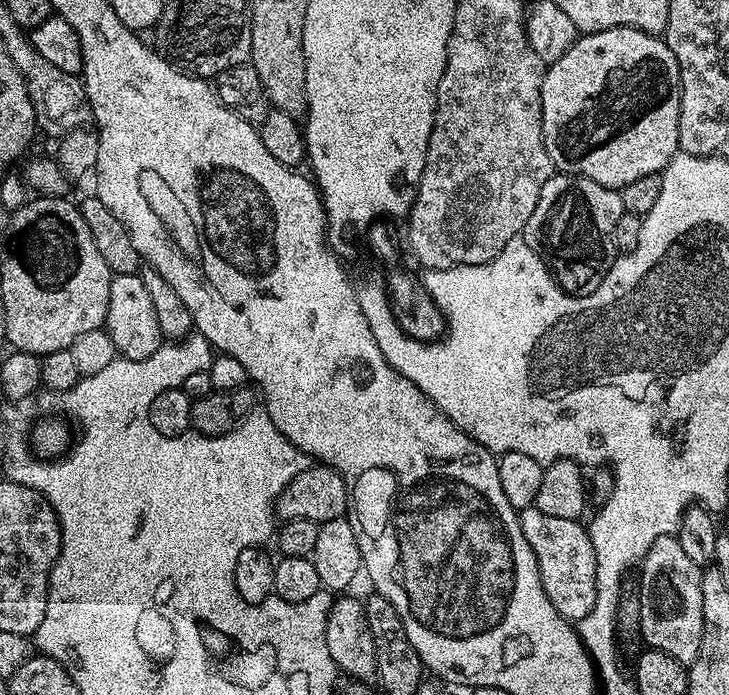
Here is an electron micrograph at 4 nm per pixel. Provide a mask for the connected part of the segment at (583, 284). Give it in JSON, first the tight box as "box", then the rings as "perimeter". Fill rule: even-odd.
{"box":[522,174,624,296],"perimeter":[[[553,174],[542,186],[542,194],[538,198],[538,206],[534,206],[534,214],[524,227],[522,238],[535,252],[539,252],[549,272],[553,273],[557,284],[572,296],[588,296],[600,285],[602,278],[612,269],[612,263],[618,255],[614,242],[614,226],[618,226],[618,218],[622,218],[624,207],[619,191],[607,188],[585,176],[569,176]]]}

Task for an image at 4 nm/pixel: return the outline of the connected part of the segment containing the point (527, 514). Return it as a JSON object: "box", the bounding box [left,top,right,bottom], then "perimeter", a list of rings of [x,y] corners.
{"box":[519,506,596,622],"perimeter":[[[535,506],[519,509],[520,525],[530,550],[538,562],[538,574],[546,598],[554,610],[569,622],[578,622],[594,610],[596,597],[596,575],[594,574],[594,546],[590,542],[587,527],[580,520],[553,518],[551,514],[542,514]]]}

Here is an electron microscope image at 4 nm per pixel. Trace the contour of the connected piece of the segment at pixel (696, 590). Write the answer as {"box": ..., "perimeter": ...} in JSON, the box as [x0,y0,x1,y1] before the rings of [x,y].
{"box":[639,536,704,666],"perimeter":[[[663,536],[650,546],[639,565],[640,639],[648,648],[670,654],[678,663],[691,666],[698,658],[704,633],[701,569],[682,551],[676,536]]]}

